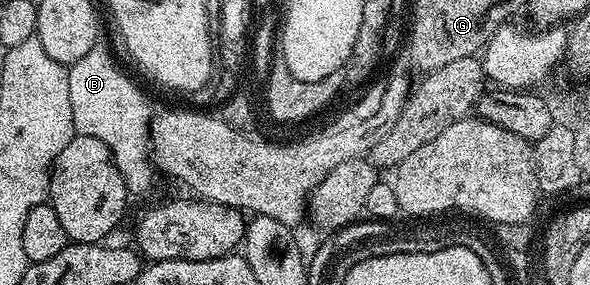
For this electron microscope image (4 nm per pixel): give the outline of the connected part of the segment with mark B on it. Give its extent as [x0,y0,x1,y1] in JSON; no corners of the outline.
[68,44,154,195]

